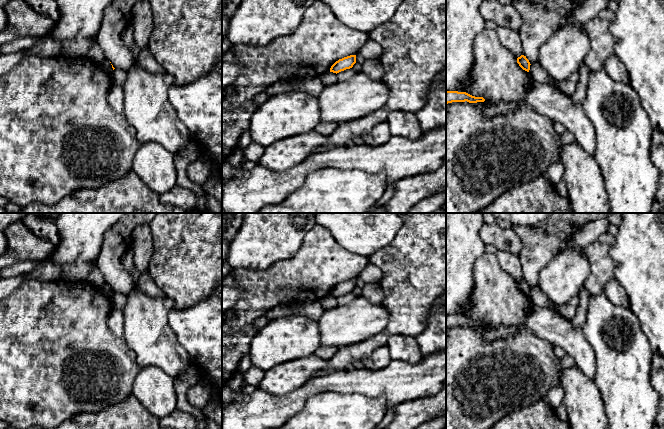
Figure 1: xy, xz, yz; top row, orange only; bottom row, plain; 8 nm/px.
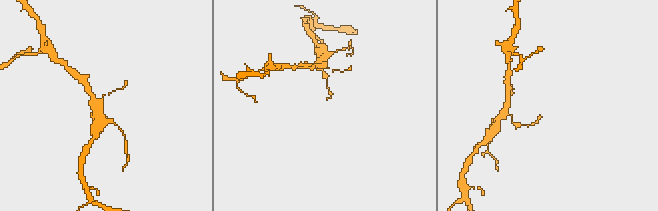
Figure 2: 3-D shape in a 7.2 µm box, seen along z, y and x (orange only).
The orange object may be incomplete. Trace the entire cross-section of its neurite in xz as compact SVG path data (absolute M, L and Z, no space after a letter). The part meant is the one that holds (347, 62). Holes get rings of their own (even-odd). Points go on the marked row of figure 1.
M350 55L350 56L344 57L336 61L331 66L330 72L337 74L341 71L352 68L355 63L356 63L356 55Z

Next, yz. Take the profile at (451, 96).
M446 91L446 104L452 102L469 102L469 103L477 103L484 102L485 99L483 97L475 97L466 92L458 92L458 91Z

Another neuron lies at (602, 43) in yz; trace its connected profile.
M605 8L584 25L590 41L590 51L584 59L584 63L591 72L604 69L605 61L614 52L616 40L610 32L610 25L614 18L615 12Z

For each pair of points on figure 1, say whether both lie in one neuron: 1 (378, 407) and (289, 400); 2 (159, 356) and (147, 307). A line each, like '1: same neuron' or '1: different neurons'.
1: different neurons
2: same neuron

